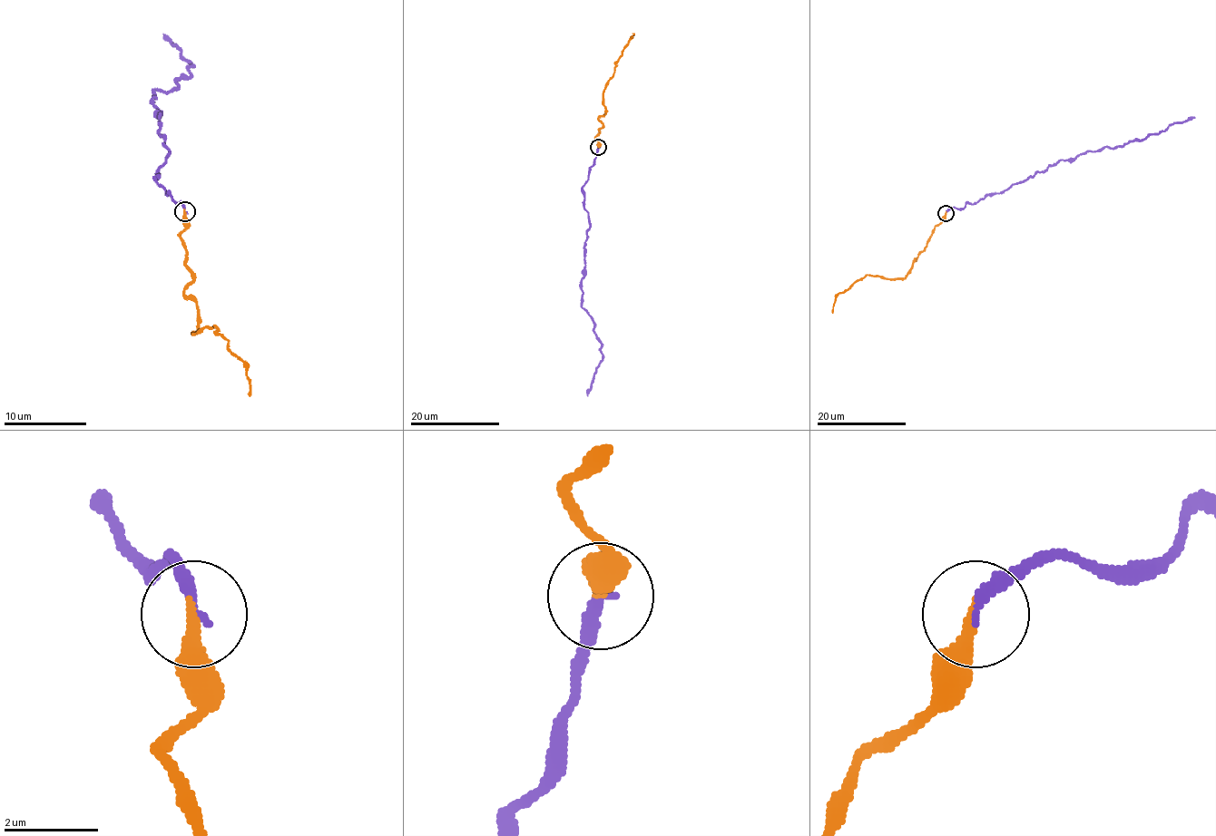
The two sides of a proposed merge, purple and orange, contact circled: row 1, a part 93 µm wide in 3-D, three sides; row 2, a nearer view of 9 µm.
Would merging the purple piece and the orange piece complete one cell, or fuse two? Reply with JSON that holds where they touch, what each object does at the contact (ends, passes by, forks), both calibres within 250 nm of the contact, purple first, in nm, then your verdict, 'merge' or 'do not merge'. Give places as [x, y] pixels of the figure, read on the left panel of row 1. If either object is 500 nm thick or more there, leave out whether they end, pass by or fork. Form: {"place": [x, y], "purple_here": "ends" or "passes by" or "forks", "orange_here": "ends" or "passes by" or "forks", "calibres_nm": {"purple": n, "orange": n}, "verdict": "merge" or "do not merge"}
{"place": [184, 211], "purple_here": "ends", "orange_here": "ends", "calibres_nm": {"purple": 240, "orange": 300}, "verdict": "merge"}

